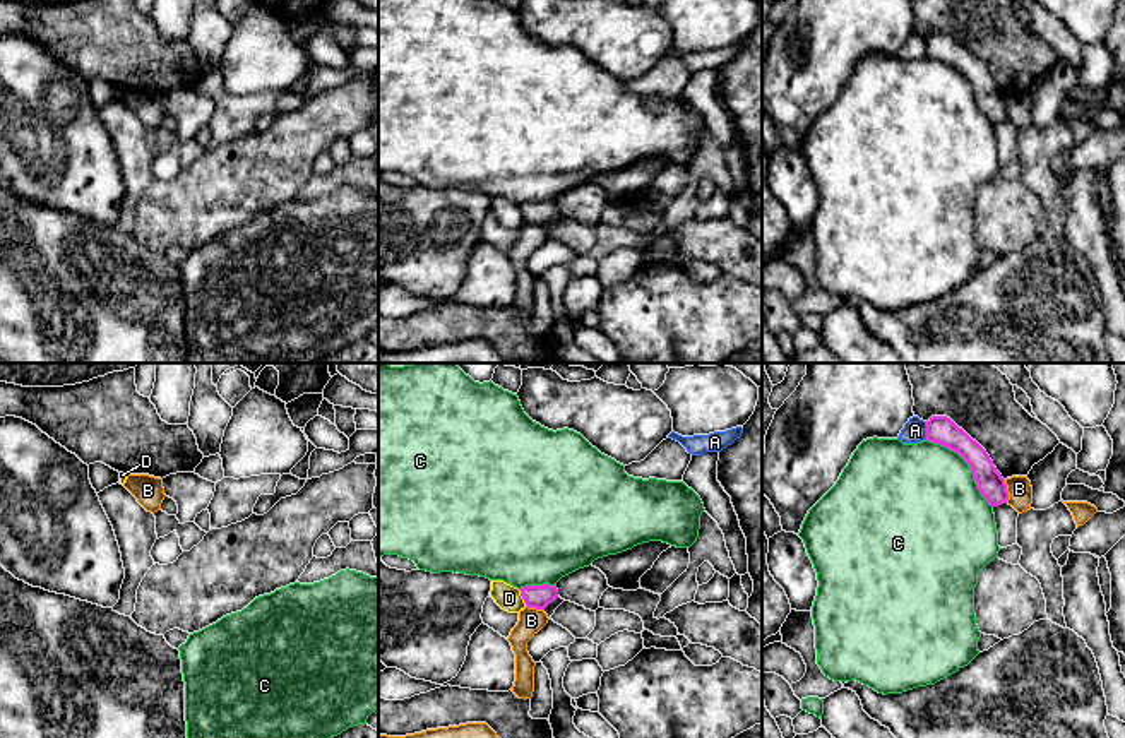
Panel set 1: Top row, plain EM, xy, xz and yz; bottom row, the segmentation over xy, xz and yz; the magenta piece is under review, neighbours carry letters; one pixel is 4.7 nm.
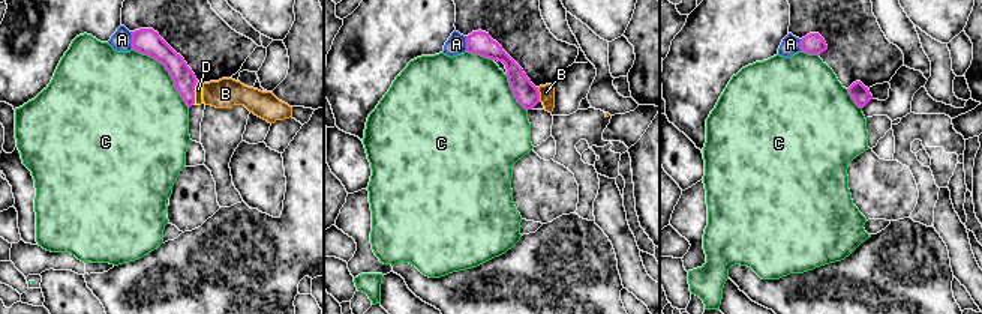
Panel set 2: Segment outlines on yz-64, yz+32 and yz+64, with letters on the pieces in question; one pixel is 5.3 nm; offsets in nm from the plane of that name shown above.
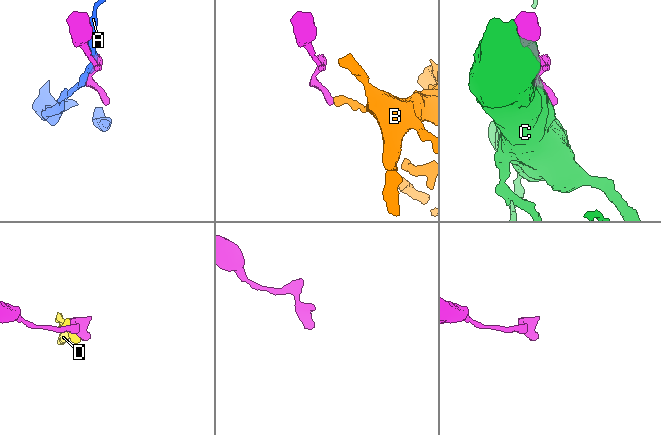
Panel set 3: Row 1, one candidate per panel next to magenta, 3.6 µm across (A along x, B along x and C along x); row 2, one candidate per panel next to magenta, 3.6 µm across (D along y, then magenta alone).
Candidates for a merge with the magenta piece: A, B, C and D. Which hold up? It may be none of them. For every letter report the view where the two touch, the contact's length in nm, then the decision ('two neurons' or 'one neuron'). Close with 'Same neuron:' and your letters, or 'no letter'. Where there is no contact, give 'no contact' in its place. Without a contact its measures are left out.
A: contact in yz; length 90 nm; two neurons
B: contact in yz; length 110 nm; two neurons
C: contact in yz; length 440 nm; two neurons
D: contact in xz; length 90 nm; two neurons
Same neuron: no letter

